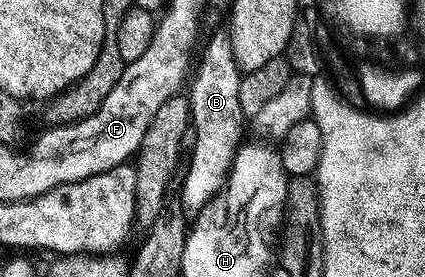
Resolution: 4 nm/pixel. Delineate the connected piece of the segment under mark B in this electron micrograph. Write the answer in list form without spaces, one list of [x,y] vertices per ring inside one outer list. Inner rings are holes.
[[[228,32],[211,34],[205,50],[203,49],[204,45],[199,53],[191,84],[188,86],[190,89],[187,89],[191,137],[194,137],[194,141],[193,154],[189,157],[189,170],[186,171],[185,182],[181,185],[181,201],[186,205],[186,210],[193,209],[192,211],[200,211],[221,191],[229,165],[233,162],[238,145],[243,141],[243,118],[239,107],[239,83],[242,72],[235,63],[235,51],[231,51]]]

